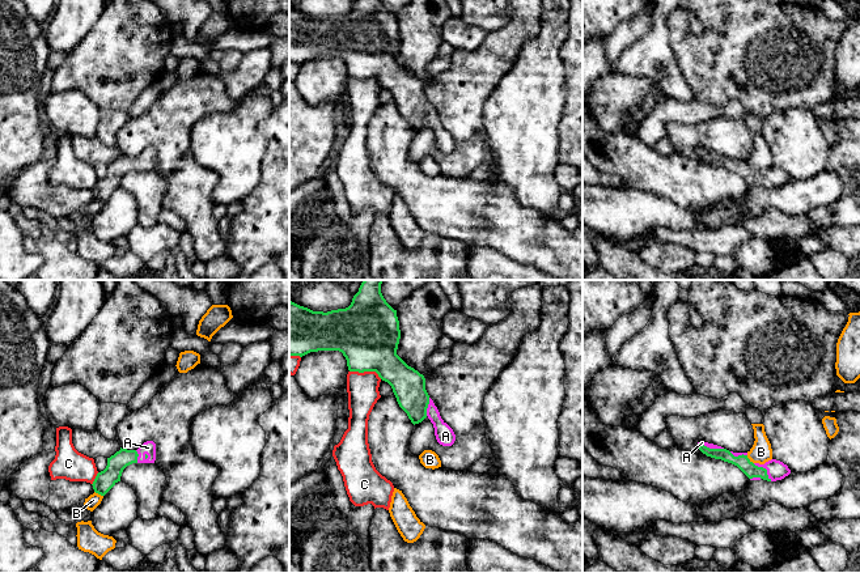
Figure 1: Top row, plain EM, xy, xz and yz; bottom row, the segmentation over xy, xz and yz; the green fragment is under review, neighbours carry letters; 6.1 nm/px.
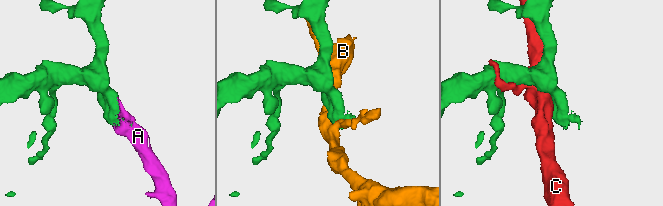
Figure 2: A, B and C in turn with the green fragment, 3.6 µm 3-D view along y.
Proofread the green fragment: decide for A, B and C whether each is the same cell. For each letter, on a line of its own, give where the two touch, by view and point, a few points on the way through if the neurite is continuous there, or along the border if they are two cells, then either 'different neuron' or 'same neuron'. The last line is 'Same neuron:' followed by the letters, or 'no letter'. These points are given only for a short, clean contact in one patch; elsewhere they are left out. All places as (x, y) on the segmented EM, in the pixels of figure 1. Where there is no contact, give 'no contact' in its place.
A: contact yz (765, 468); same neuron
B: contact yz (749, 459); border yz (746, 455), (753, 463); different neuron
C: contact xz (365, 370); different neuron
Same neuron: A

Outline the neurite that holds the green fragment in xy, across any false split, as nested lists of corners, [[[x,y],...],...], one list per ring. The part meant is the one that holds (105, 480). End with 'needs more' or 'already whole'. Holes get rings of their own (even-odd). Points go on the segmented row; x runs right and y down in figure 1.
[[[153,441],[144,442],[137,450],[122,449],[114,455],[107,458],[107,466],[103,471],[98,472],[93,489],[96,493],[105,496],[118,481],[123,470],[132,463],[154,463],[156,460],[156,443]]]; needs more

